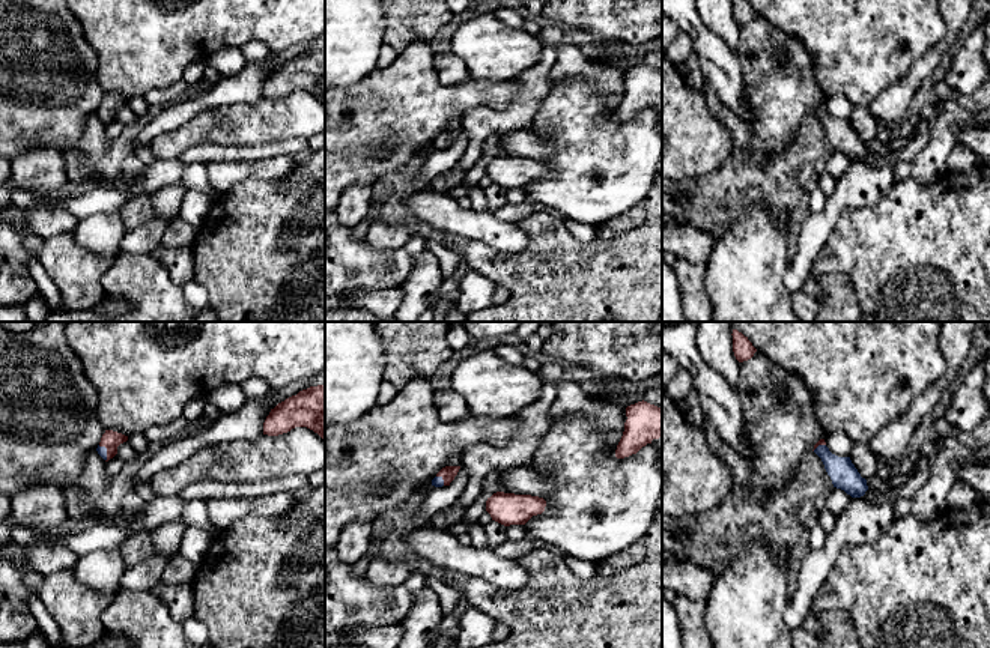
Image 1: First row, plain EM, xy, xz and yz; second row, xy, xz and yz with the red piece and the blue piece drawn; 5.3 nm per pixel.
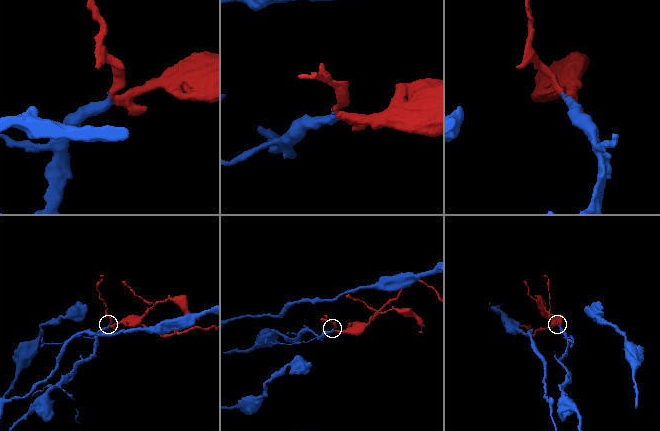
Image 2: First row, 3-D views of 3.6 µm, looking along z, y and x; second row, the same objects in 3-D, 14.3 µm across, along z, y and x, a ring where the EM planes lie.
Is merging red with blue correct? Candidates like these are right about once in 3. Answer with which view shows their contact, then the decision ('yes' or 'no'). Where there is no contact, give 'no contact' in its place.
meets red in xy; yes

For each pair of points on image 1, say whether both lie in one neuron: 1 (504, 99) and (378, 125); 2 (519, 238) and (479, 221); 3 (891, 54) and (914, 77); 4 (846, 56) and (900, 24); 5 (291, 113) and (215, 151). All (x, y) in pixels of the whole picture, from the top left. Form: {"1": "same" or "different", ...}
{"1": "same", "2": "same", "3": "different", "4": "same", "5": "different"}

